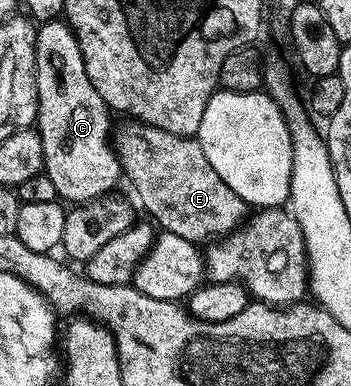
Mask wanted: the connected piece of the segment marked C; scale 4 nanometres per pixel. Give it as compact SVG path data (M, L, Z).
M61 18L43 22L38 27L36 45L36 65L38 66L38 118L36 130L42 138L46 165L44 173L56 185L59 200L77 205L89 199L101 199L115 190L118 179L123 178L122 165L112 142L112 112L110 106L100 97L96 85L88 77L84 57L80 51L78 38L69 22Z

